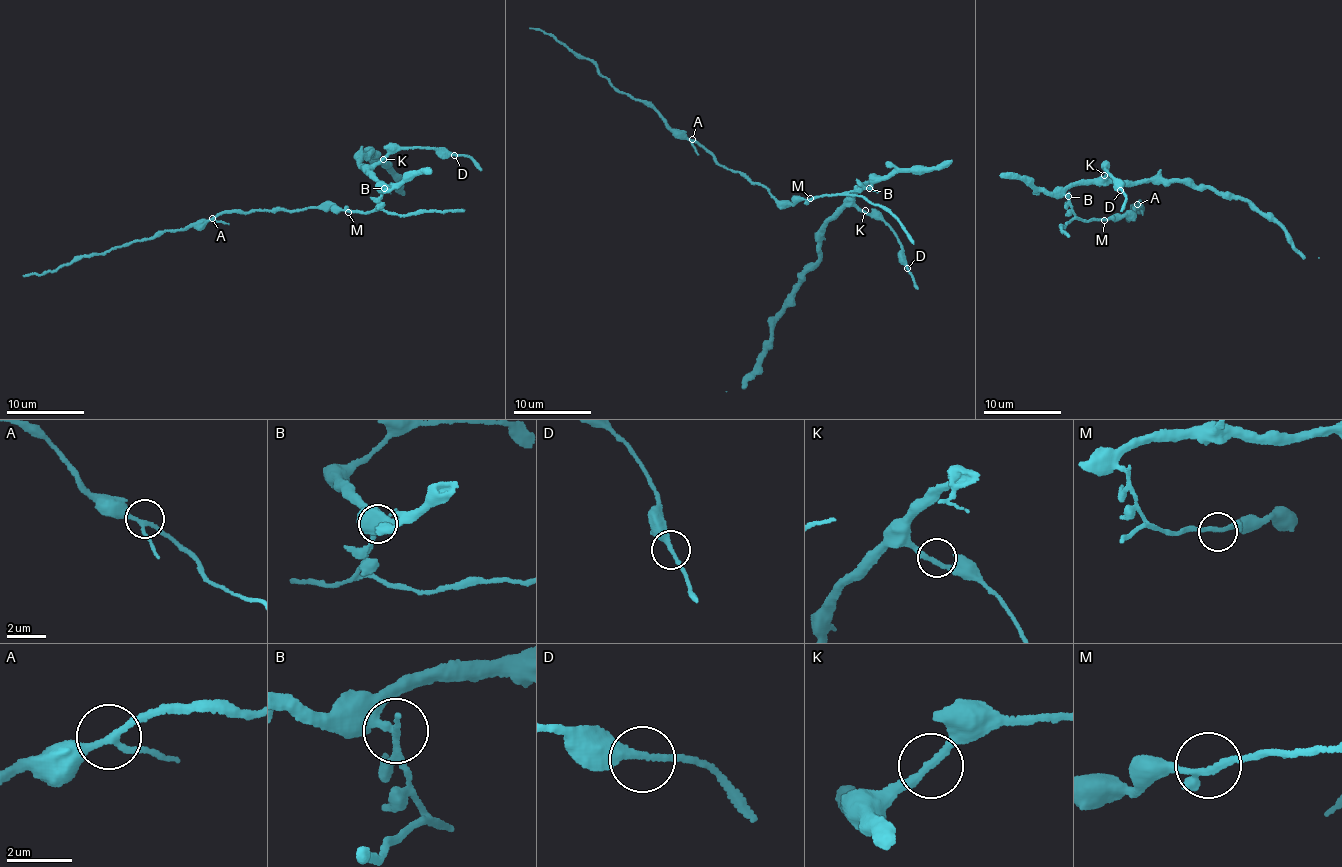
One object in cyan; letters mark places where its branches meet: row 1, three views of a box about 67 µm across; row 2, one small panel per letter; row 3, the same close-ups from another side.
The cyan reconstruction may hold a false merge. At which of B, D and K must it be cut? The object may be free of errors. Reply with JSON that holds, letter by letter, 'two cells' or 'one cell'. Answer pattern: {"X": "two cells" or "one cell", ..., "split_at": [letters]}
{"B": "two cells", "D": "one cell", "K": "one cell", "split_at": ["B"]}

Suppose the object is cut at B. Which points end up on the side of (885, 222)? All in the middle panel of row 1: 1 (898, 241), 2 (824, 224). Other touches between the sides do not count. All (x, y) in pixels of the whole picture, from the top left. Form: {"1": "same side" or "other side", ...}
{"1": "same side", "2": "same side"}

